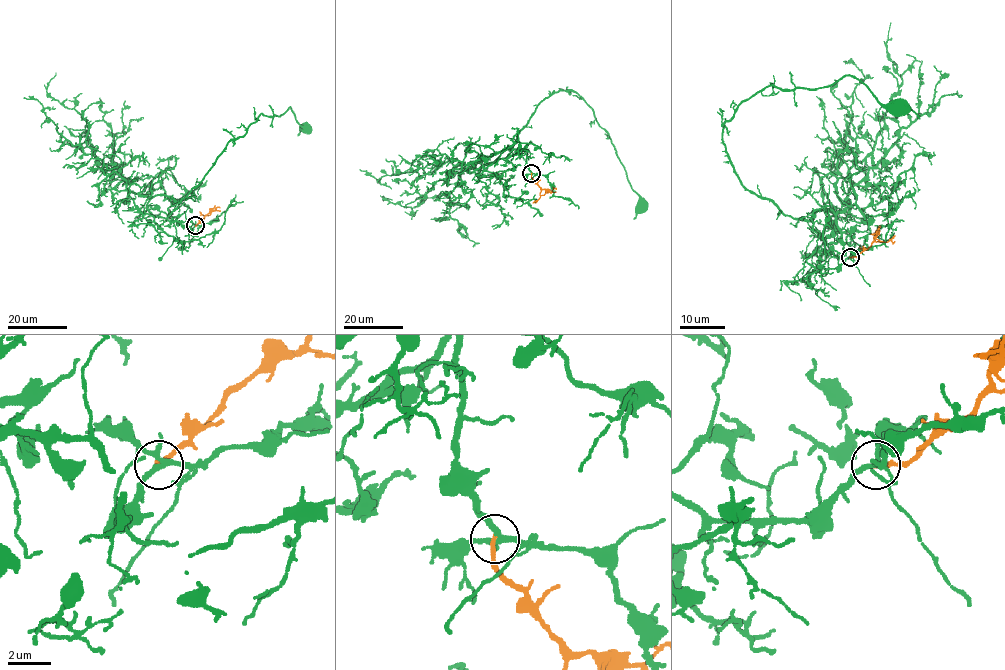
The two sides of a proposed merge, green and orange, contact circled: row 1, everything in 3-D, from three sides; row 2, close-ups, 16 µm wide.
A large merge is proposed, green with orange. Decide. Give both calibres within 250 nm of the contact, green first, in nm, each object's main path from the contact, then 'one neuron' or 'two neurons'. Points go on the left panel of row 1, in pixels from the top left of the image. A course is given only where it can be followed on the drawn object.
240/220 nm | green via (195, 226), (191, 233), (147, 203), (182, 199), (261, 113), (290, 107), (306, 127) | orange via (195, 226), (212, 211), (220, 211) | one neuron

